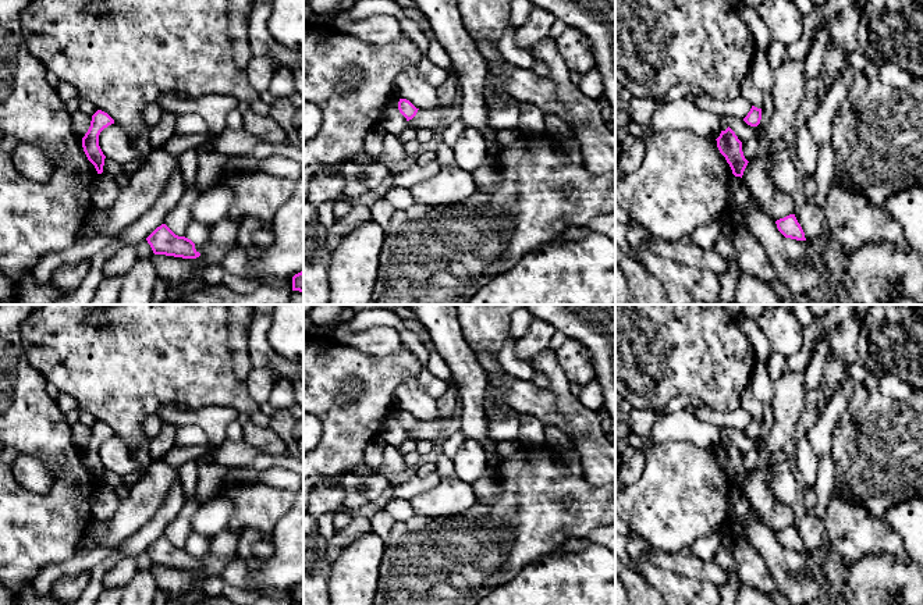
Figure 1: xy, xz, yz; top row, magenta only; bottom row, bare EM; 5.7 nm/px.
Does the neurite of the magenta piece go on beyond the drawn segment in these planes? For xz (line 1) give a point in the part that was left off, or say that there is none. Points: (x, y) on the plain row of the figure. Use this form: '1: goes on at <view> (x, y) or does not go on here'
1: does not go on here

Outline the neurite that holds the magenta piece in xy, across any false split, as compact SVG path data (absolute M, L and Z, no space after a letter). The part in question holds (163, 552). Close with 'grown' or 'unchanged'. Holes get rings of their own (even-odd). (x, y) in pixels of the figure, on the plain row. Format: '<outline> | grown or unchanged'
M166 535L157 538L146 549L146 552L155 566L166 566L182 570L196 570L200 567L191 551L175 547Z | unchanged

